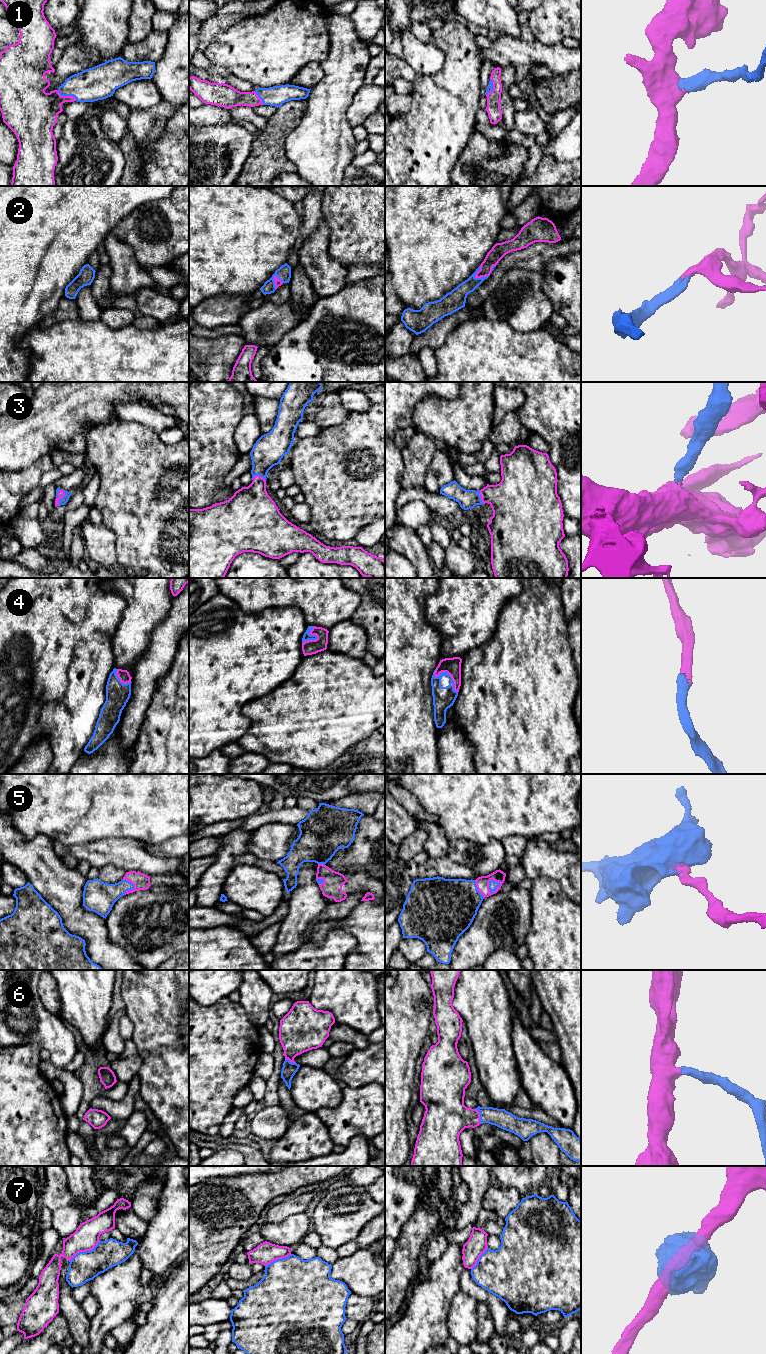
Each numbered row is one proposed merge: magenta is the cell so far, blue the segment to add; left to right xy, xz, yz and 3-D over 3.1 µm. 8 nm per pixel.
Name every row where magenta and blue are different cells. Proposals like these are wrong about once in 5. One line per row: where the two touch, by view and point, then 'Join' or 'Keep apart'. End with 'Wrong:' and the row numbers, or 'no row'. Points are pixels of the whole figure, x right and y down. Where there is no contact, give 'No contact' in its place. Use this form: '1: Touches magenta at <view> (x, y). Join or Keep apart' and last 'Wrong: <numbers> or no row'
1: Touches magenta at xy (67, 96). Join
2: Touches magenta at yz (481, 276). Join
3: Touches magenta at xy (58, 497). Join
4: Touches magenta at yz (448, 673). Join
5: Touches magenta at yz (488, 886). Join
6: Touches magenta at yz (479, 1116). Join
7: Touches magenta at xy (85, 1250). Keep apart
Wrong: 7

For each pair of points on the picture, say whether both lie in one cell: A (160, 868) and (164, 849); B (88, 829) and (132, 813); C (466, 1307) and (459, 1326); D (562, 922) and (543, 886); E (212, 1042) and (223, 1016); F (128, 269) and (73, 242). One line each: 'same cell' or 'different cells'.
A: different cells
B: same cell
C: same cell
D: same cell
E: same cell
F: different cells

